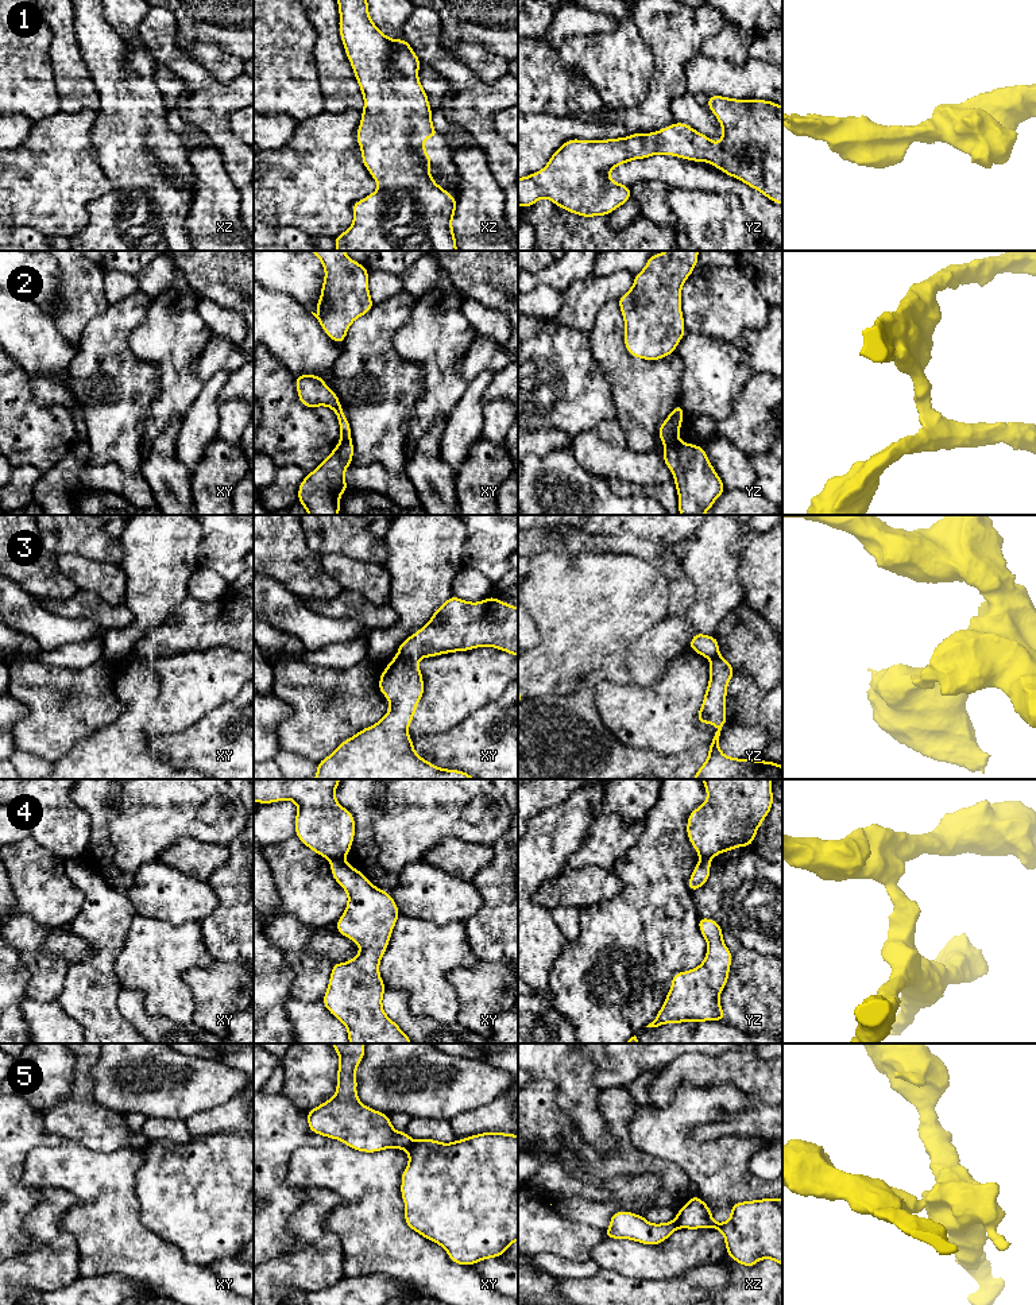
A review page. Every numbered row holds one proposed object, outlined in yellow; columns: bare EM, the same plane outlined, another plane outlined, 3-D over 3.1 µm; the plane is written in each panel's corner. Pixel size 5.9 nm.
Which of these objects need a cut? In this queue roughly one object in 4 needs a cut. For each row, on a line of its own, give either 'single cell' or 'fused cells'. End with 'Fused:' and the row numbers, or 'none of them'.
1: single cell
2: fused cells
3: fused cells
4: fused cells
5: fused cells
Fused: 2, 3, 4, 5

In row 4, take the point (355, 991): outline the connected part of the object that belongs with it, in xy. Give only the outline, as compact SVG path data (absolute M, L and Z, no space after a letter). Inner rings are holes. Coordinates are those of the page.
M344 859L330 860L330 874L348 894L345 911L335 928L344 937L353 940L360 946L360 952L347 963L332 965L322 1004L347 1027L349 1043L413 1043L382 1007L386 987L379 973L379 963L401 911L390 892L379 890Z

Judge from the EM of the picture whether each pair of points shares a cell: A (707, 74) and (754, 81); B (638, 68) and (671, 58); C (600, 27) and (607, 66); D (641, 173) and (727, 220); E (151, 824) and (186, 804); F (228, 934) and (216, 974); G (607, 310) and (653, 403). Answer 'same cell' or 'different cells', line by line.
A: same cell
B: different cells
C: different cells
D: different cells
E: same cell
F: different cells
G: same cell

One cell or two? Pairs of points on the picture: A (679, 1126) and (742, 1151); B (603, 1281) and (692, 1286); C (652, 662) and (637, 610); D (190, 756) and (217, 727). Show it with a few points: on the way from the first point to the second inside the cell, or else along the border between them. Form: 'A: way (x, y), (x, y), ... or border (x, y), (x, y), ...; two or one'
A: way (687, 1143), (695, 1151), (725, 1151); one
B: way (625, 1290), (671, 1290); one
C: border (667, 615), (629, 649), (626, 661); two
D: way (197, 747), (201, 743), (201, 734), (208, 732); one

